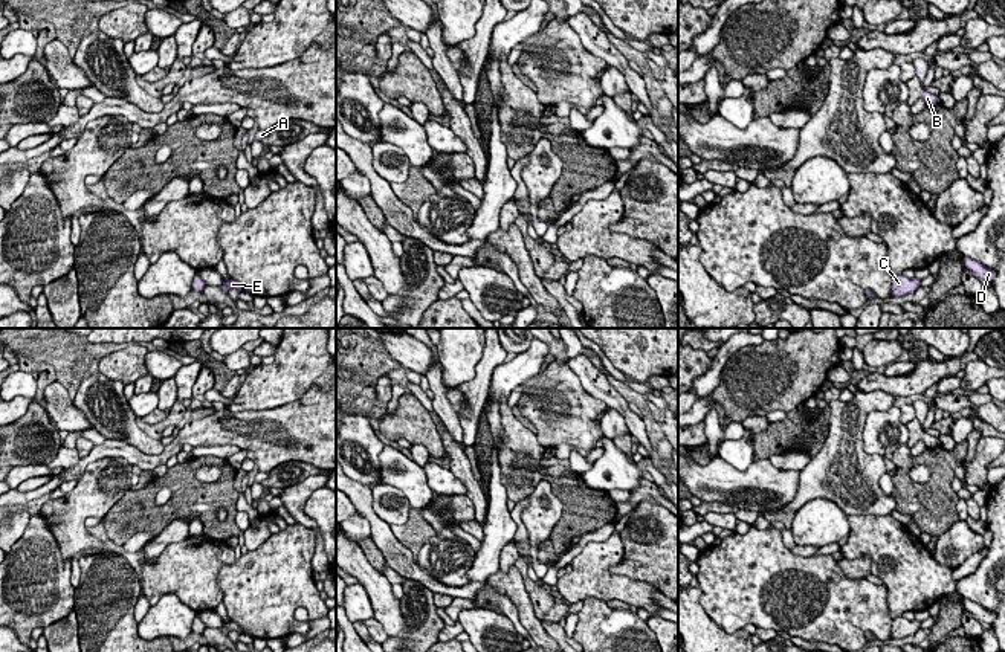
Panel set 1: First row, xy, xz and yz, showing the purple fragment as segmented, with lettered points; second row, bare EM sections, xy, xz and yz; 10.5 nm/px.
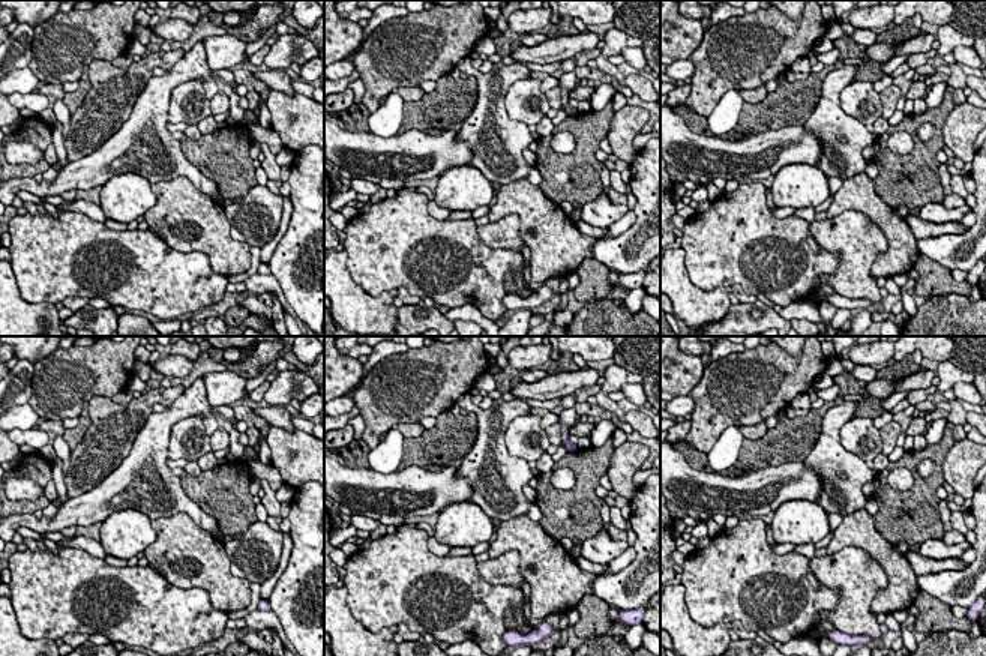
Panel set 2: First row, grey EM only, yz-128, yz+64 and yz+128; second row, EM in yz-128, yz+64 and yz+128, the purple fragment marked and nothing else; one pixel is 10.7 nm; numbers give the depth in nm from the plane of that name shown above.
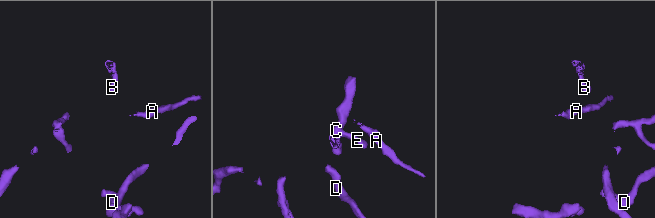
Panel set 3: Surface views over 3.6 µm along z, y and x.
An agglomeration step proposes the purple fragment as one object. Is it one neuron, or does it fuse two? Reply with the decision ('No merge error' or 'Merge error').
No merge error

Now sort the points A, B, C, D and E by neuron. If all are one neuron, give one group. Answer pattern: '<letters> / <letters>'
A B C D E

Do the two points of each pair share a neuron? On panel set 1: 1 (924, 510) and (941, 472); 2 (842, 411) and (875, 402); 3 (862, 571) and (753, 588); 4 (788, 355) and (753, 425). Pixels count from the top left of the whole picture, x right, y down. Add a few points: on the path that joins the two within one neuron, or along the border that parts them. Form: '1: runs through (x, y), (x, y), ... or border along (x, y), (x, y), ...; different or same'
1: runs through (933, 501), (940, 481); same
2: runs through (849, 411), (868, 402); same
3: border along (836, 561), (848, 576), (863, 579); different
4: border along (764, 416), (747, 416), (740, 422); different

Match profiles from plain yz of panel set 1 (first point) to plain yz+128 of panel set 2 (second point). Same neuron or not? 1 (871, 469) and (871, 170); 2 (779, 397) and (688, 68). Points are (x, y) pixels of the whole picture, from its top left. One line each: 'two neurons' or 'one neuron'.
1: two neurons
2: two neurons

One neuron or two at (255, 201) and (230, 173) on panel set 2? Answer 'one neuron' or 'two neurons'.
two neurons

